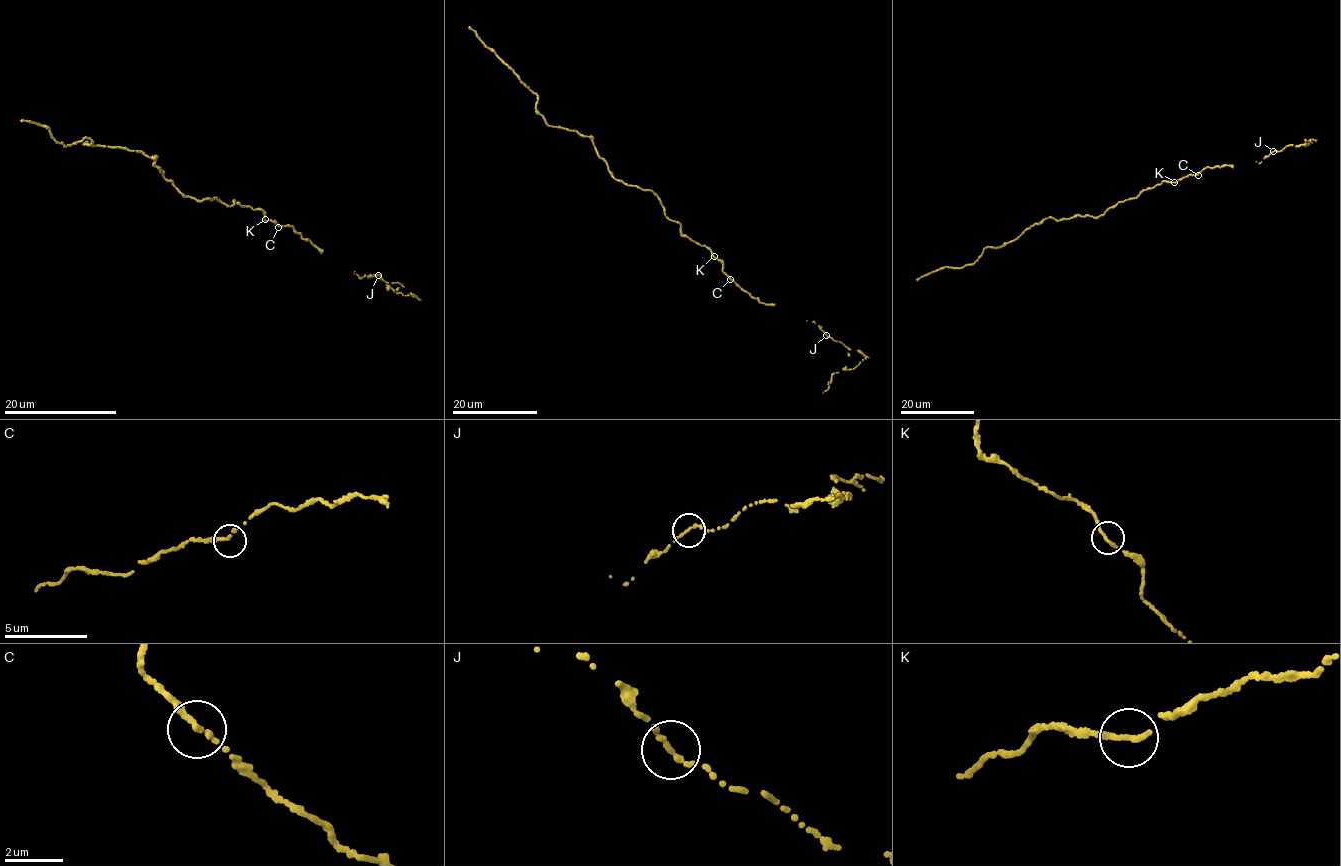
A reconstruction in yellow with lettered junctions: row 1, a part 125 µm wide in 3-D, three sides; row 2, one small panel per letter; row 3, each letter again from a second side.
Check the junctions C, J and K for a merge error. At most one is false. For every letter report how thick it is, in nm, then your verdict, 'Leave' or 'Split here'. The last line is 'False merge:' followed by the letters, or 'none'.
C: Thickness 300 nm. Leave
J: Thickness 260 nm. Split here
K: Thickness 280 nm. Leave
False merge: J

